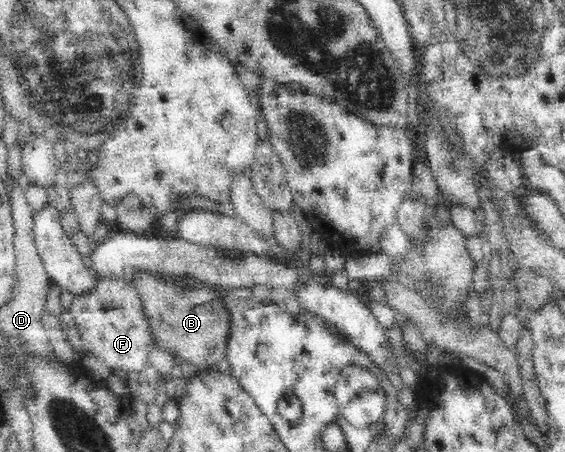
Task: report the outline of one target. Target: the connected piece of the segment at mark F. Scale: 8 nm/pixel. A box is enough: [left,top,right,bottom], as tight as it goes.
[70,278,157,372]

